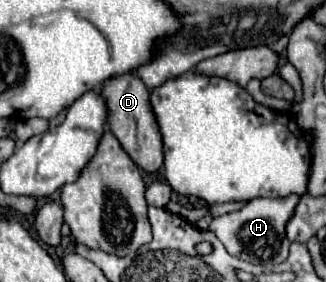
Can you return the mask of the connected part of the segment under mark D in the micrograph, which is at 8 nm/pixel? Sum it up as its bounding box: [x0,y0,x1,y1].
[100,71,164,173]

